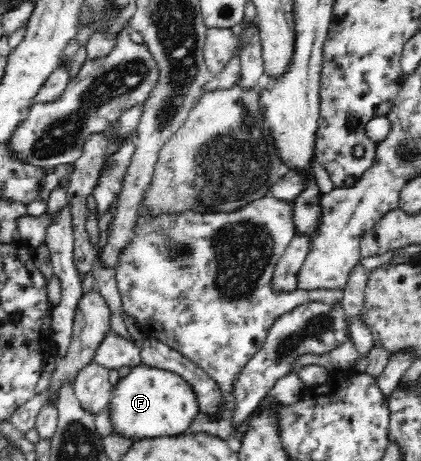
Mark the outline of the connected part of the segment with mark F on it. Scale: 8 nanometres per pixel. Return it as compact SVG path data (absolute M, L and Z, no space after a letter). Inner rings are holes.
M144 363L132 368L130 375L120 378L111 391L108 407L113 431L132 441L187 433L201 412L197 394L184 378Z

